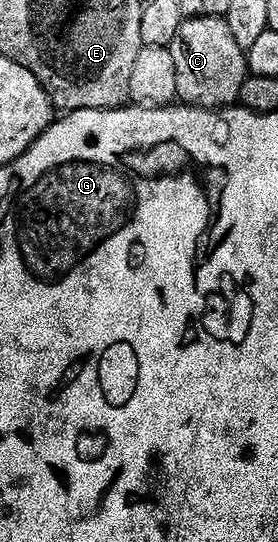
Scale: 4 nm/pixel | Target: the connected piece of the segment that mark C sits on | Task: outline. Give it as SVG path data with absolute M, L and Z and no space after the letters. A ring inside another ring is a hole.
M224 17L188 18L179 27L179 35L175 35L171 48L175 59L177 101L180 104L191 105L195 109L228 109L240 102L243 83L251 75L249 59L246 50L239 47L235 34Z

